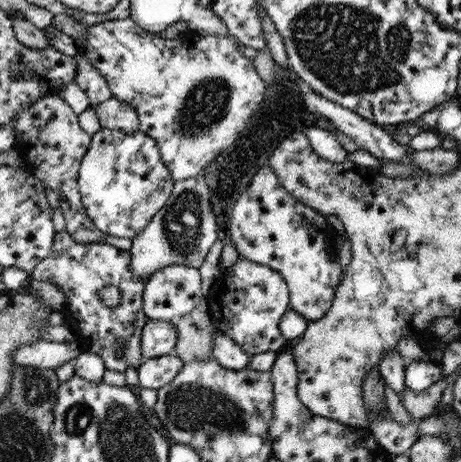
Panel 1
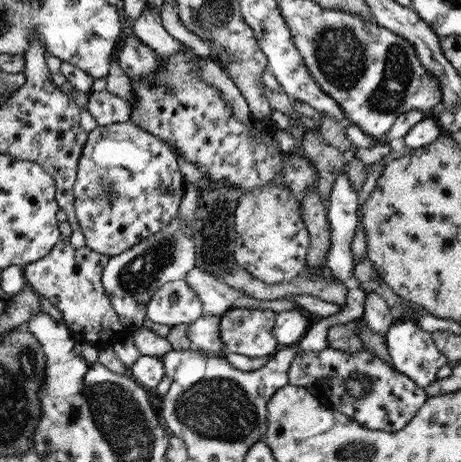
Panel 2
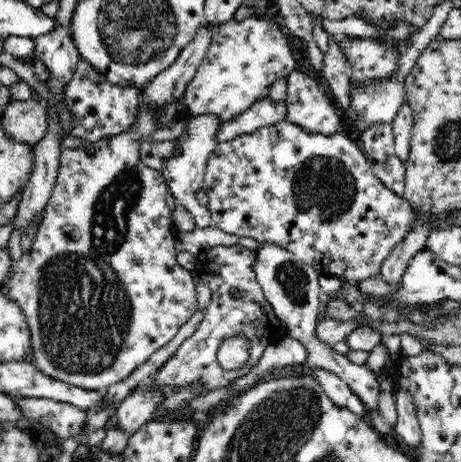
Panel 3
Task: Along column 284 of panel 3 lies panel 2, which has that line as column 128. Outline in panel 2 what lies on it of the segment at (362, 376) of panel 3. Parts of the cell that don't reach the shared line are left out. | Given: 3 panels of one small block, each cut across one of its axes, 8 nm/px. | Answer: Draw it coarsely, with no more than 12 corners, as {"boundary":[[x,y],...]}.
{"boundary":[[193,224],[111,256],[103,288],[123,326],[147,326],[163,284],[195,268]]}

